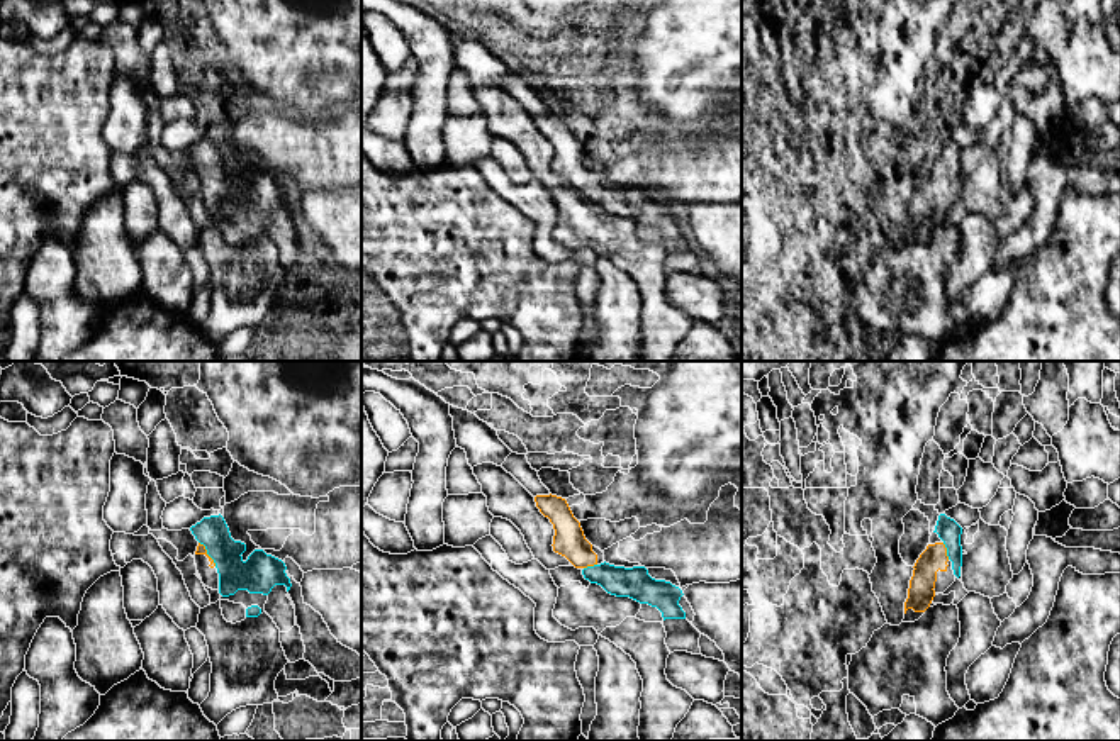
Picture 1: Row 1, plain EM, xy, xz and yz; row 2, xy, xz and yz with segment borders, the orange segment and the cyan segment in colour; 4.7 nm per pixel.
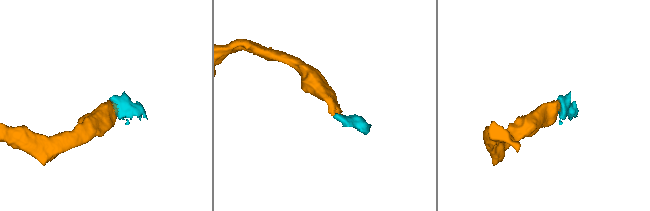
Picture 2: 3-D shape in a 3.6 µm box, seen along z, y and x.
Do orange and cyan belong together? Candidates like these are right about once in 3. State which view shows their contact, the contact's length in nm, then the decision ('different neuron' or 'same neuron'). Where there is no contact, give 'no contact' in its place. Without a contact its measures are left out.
meets orange in yz; contact 90 nm long; same neuron

